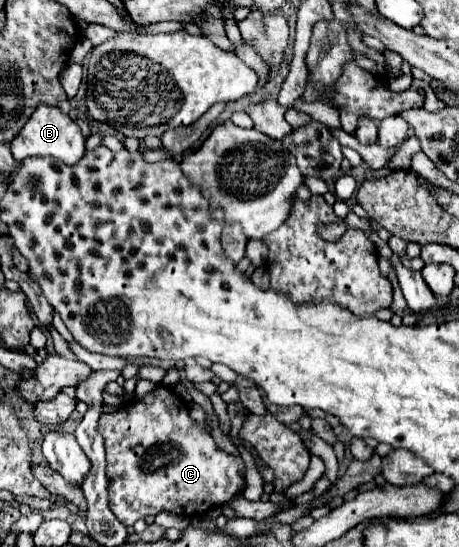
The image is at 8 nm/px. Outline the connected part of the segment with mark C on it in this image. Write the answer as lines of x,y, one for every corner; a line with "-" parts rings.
161,383
135,403
129,403
115,413
101,415
99,431
105,439
107,449
109,507
115,517
125,523
125,527
133,527
137,519
145,519
147,515
157,515
161,511
169,511
181,517
201,515
213,507
223,505
233,495
239,495
243,491
243,461
221,451
215,445
213,437
207,431
201,431
197,423
193,423
187,403
179,395
175,395
173,389
167,389

